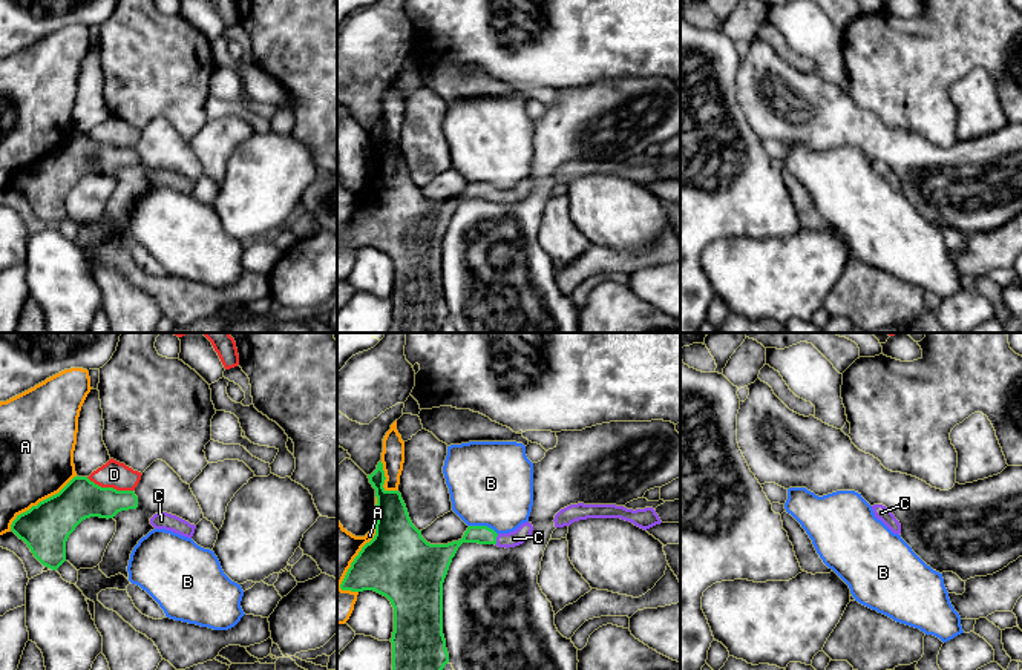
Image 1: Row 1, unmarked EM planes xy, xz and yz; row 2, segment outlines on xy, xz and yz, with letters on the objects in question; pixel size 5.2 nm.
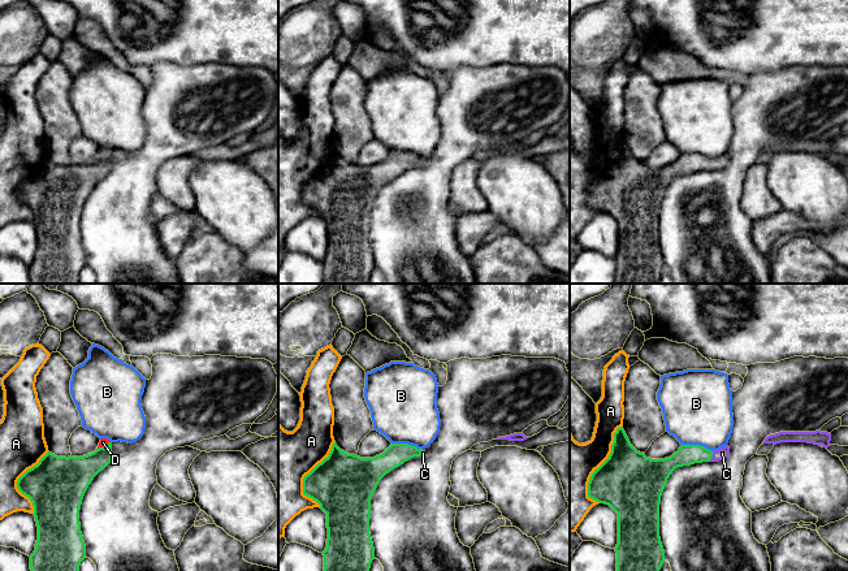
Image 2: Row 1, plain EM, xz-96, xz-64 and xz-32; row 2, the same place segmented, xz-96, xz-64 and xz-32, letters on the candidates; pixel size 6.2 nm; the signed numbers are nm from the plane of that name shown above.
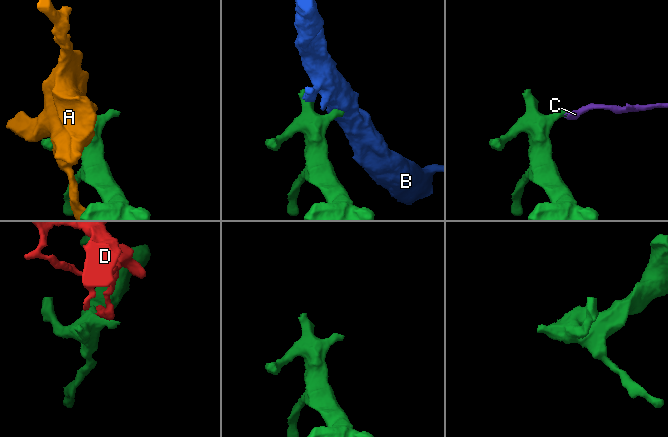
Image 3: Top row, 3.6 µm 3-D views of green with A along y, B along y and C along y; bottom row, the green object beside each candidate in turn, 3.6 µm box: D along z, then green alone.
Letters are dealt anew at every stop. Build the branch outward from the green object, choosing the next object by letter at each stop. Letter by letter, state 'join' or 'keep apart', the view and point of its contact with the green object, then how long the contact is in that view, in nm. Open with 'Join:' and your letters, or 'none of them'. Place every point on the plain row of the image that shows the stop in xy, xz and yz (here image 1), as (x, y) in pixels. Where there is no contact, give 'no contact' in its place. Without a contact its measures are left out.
Join: C
A: keep apart; meets green in xy at (40, 158); contact 460 nm long
B: keep apart; meets green in xz at (483, 183); contact 160 nm long
C: join; meets green in xz at (495, 197); contact 70 nm long
D: keep apart; meets green in xy at (109, 144); contact 260 nm long

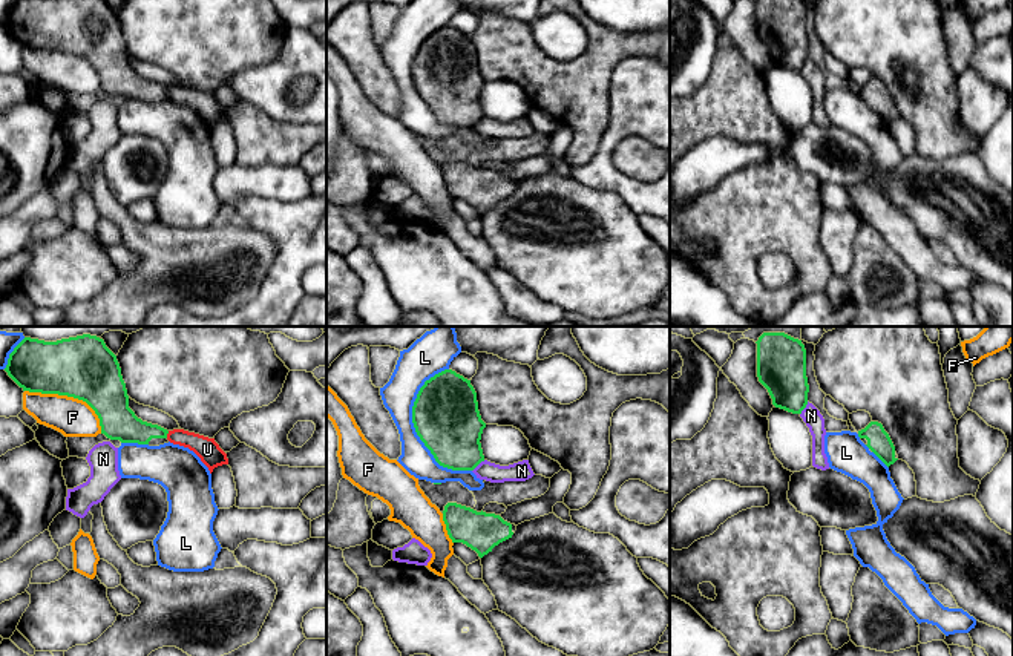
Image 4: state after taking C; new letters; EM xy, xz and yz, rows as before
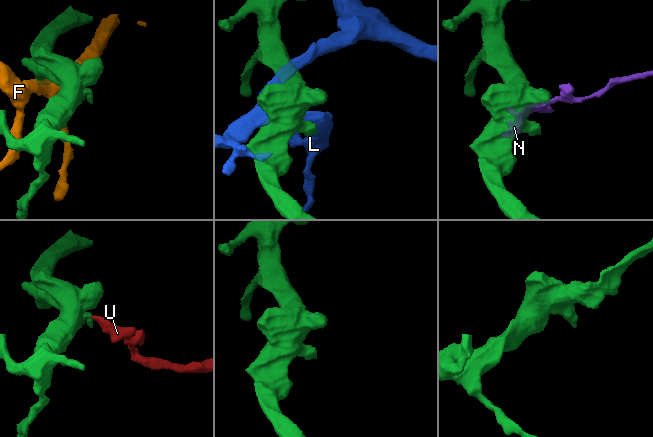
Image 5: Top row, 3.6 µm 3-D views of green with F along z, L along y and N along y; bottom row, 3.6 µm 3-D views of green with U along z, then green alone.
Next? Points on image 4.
Join: none of them
F: keep apart; meets green in xy at (71, 52); contact 460 nm long
L: keep apart; meets green in xz at (416, 86); contact 550 nm long
N: keep apart; meets green in xz at (478, 120); contact 90 nm long
U: keep apart; meets green in xy at (167, 89); contact 40 nm long

